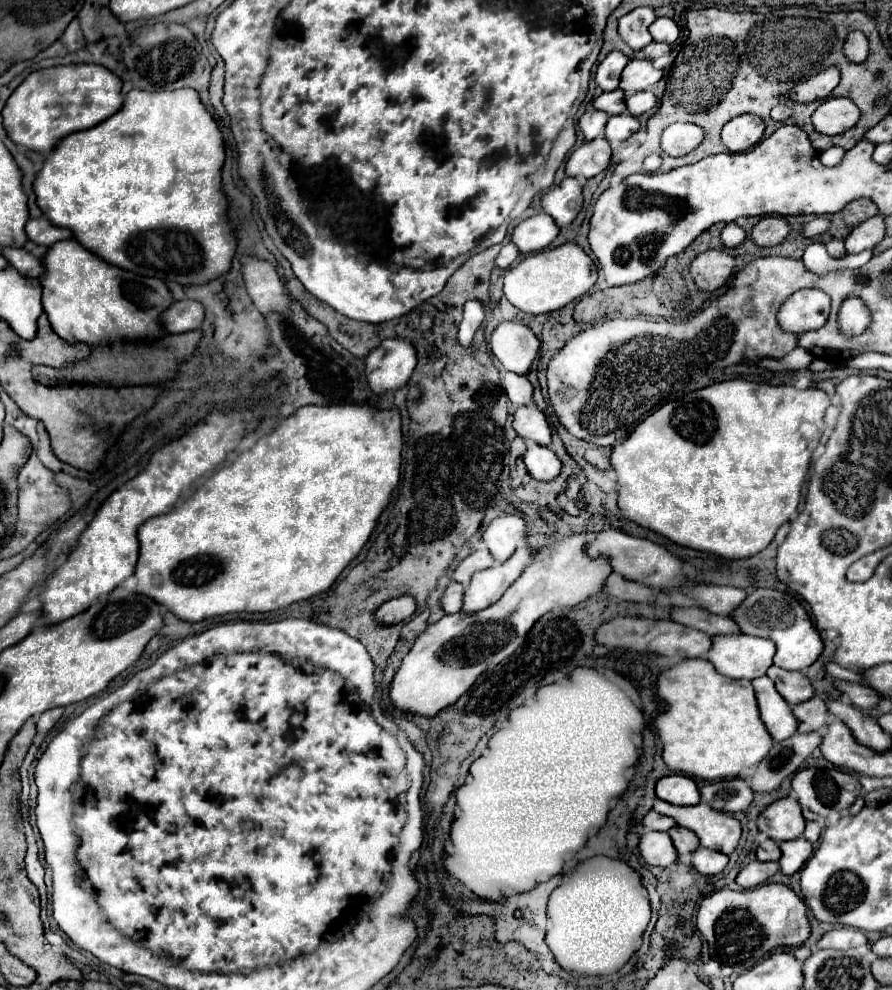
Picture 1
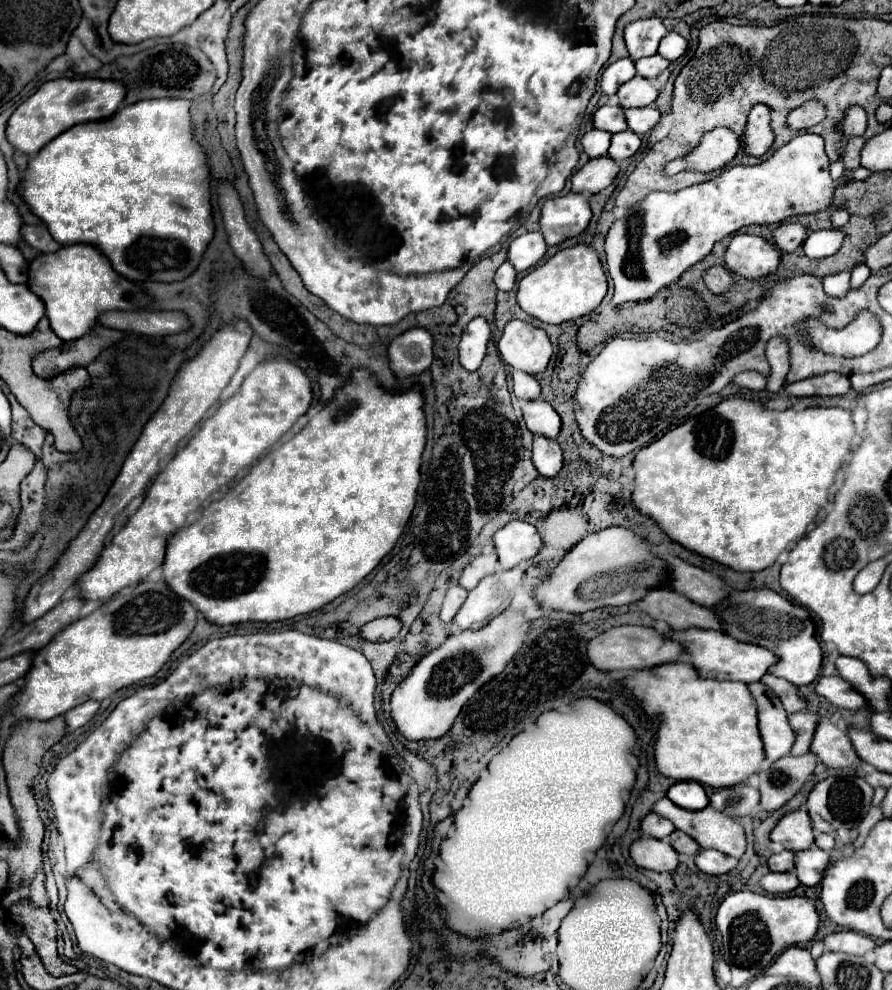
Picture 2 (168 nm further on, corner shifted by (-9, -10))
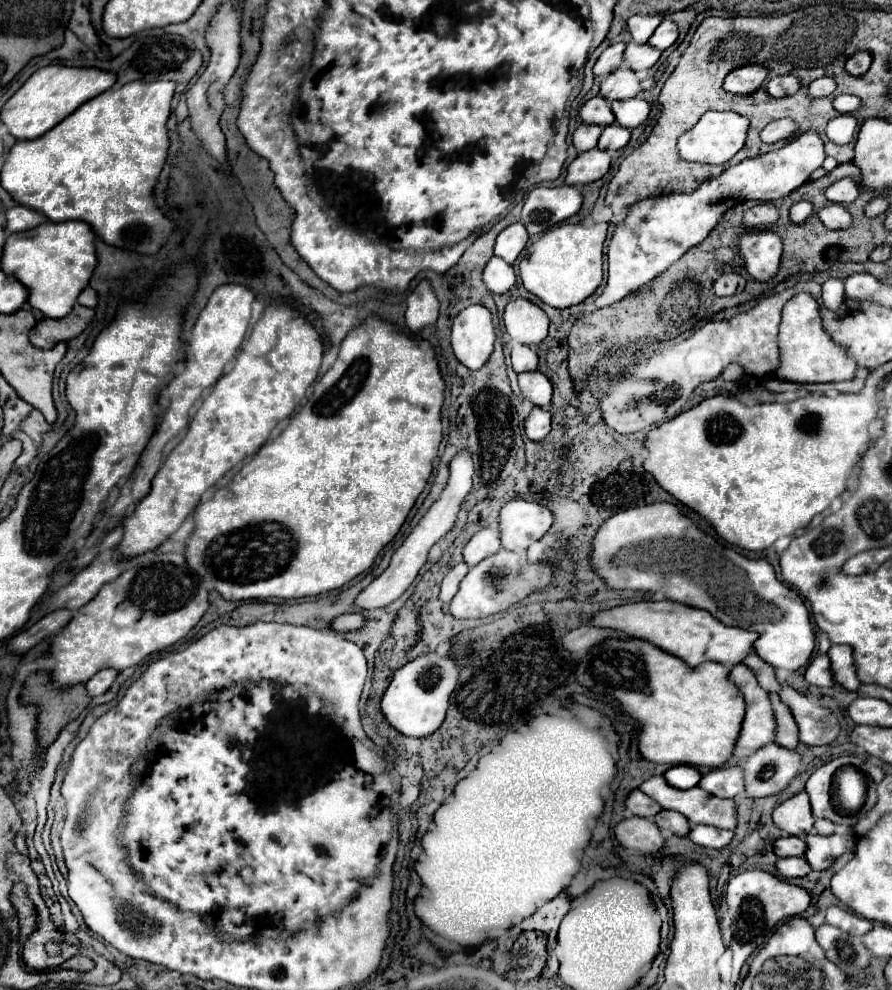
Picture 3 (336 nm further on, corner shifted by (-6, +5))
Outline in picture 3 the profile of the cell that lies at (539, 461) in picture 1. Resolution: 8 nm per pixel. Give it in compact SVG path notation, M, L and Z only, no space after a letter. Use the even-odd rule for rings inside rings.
M534 407L530 411L530 417L526 419L526 437L530 441L544 441L544 437L552 431L552 425L550 425L550 413L540 409L540 407Z

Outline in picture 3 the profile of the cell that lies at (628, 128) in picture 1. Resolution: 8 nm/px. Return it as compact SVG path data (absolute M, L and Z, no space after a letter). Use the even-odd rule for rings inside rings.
M612 123L608 127L604 127L602 131L602 137L598 141L598 149L606 149L606 151L616 151L620 147L624 147L630 139L630 129L618 125L618 123Z

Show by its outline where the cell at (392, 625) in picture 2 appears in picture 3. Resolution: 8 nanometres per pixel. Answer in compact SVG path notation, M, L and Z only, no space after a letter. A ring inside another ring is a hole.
M344 613L332 621L332 629L340 631L340 633L356 631L360 627L364 627L364 615L362 613Z

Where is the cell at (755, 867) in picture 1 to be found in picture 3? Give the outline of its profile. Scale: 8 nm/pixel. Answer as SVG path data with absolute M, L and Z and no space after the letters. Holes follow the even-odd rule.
M786 857L786 859L778 859L776 861L776 869L782 877L804 877L810 871L810 865L804 857Z

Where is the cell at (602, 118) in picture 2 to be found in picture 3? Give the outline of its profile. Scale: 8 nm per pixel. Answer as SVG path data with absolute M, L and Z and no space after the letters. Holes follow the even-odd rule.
M596 95L596 97L592 97L590 101L586 101L582 105L580 119L584 123L596 123L596 125L606 127L606 125L612 125L614 123L614 113L610 109L610 103L604 97Z

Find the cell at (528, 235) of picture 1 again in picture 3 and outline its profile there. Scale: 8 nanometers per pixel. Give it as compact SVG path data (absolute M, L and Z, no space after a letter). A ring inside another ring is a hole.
M512 223L508 225L496 239L496 245L494 245L494 255L502 257L504 261L508 261L510 265L514 263L514 259L522 253L524 245L528 243L528 231L524 229L524 225L520 223Z

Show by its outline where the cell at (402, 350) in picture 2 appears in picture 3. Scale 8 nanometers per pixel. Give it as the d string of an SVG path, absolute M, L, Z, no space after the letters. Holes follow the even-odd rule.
M422 281L410 295L406 307L406 327L412 335L418 335L424 327L434 325L438 319L438 299L428 281Z

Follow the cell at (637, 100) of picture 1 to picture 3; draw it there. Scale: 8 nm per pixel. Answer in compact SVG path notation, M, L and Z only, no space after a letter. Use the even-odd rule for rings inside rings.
M634 97L634 99L612 101L612 111L616 115L616 123L634 129L648 117L650 105L642 97Z

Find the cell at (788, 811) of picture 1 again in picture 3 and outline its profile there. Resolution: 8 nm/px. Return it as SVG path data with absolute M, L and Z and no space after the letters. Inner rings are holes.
M798 793L774 809L774 823L788 835L806 835L814 827L810 801L806 793Z

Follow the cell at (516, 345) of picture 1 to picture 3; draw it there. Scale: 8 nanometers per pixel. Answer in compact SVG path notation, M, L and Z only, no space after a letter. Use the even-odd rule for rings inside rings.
M514 299L504 309L504 327L512 341L524 343L528 347L538 347L546 335L548 335L548 317L546 313L526 301L526 299Z

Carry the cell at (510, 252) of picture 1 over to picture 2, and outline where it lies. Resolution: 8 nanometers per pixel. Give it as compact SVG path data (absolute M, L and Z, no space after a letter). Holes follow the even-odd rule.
M505 262L505 264L501 264L499 270L495 272L493 282L495 282L495 286L497 286L499 290L503 290L503 292L511 292L511 290L515 288L515 276L517 276L515 268L511 268L511 264Z

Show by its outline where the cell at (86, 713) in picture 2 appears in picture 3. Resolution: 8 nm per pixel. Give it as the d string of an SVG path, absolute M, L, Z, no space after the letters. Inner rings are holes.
M104 669L102 673L96 673L96 675L86 683L88 695L90 695L90 697L96 697L96 695L106 693L106 691L110 689L110 685L114 683L116 675L118 675L116 671L108 671L108 669Z

